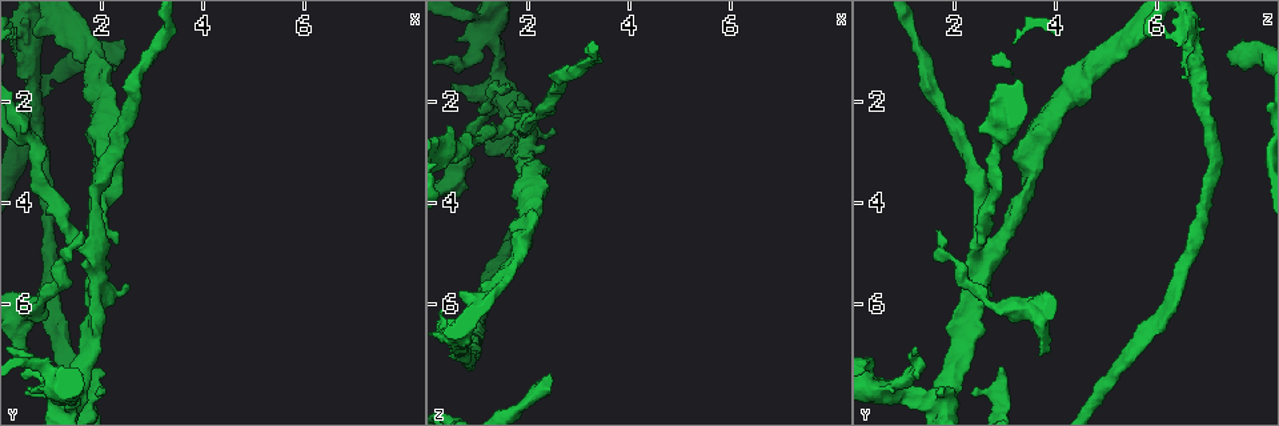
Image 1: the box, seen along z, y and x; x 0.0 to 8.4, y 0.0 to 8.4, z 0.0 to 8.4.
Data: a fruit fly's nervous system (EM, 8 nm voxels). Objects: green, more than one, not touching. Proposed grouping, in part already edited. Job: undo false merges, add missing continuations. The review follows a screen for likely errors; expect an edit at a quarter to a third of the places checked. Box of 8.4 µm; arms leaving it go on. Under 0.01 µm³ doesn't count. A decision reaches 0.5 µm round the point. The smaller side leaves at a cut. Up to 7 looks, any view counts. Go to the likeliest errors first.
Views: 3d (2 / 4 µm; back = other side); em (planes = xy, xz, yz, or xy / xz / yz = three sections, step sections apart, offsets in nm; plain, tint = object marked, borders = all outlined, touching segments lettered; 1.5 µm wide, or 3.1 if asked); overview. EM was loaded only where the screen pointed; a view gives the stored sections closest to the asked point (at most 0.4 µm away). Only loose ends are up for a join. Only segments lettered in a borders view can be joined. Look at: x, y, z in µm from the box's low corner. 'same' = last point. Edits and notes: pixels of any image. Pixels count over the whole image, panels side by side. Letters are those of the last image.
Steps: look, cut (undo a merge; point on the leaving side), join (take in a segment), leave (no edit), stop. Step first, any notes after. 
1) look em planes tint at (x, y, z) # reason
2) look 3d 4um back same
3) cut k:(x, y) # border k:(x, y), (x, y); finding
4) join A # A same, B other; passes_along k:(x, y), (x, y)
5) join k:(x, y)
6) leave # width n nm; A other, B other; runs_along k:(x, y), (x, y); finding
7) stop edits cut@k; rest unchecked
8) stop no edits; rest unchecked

look 3d 4um at (2.45, 1.05, 7.35) # branch stops here

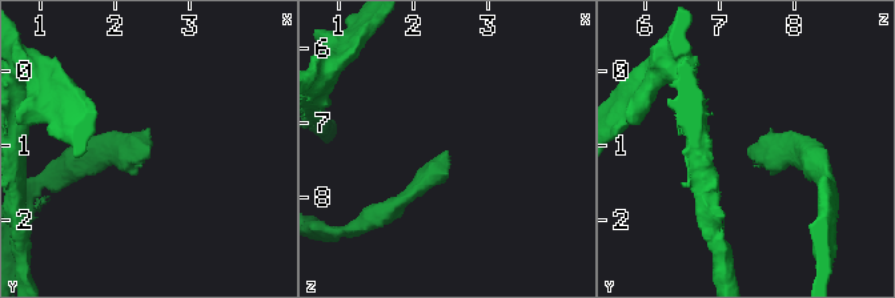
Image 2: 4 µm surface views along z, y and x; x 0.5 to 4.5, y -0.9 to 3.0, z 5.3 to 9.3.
look em xz step 8 tint at (2.45, 1.10, 7.40)

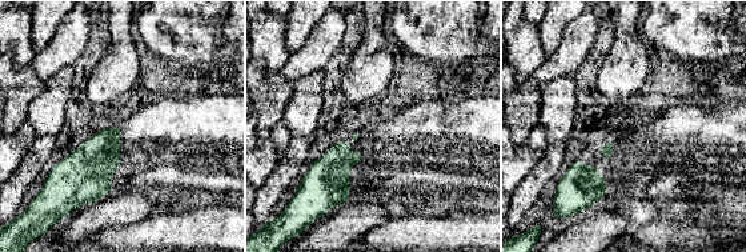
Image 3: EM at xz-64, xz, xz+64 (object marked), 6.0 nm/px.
look em planes borders same # cut it another way

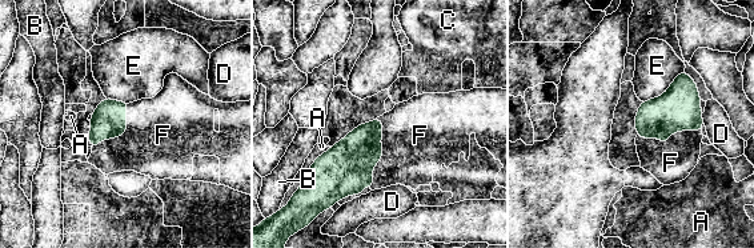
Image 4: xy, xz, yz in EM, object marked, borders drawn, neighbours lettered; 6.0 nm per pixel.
join F # longest_contact F 440 nm; A other, B other, C other, D other, E other, F same; the cell continues

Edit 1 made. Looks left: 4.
look em planes plain at (0.60, 7.65, 0.80) # thick end

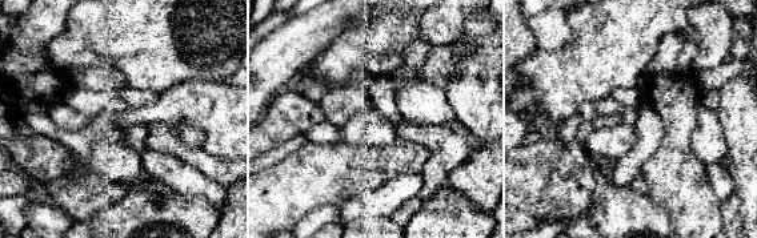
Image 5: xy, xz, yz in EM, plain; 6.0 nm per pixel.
look em planes borders same

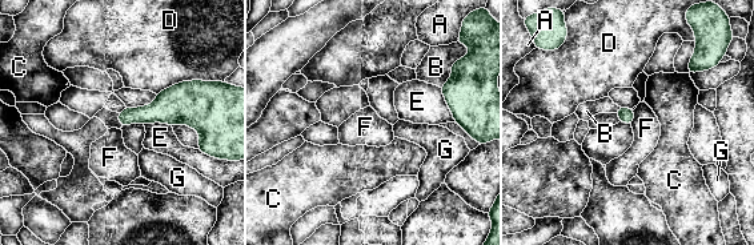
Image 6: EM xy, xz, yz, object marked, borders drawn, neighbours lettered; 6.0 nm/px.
leave # A other, B other, C other, D other, E other, F other, G other; border 6:(634, 109), (634, 117), (630, 124); no lettered segment goes on from it

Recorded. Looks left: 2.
stop edits join@4; rest unchecked

